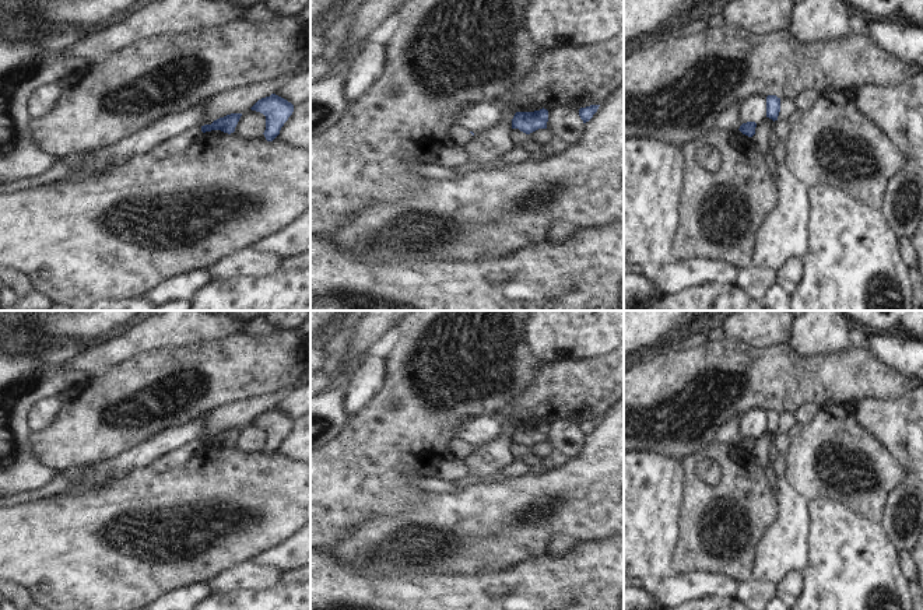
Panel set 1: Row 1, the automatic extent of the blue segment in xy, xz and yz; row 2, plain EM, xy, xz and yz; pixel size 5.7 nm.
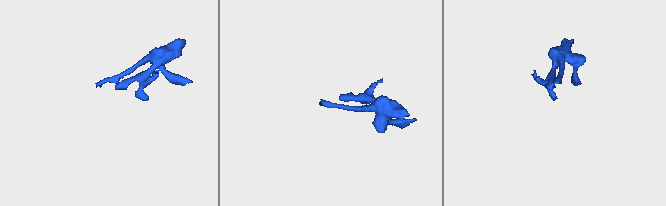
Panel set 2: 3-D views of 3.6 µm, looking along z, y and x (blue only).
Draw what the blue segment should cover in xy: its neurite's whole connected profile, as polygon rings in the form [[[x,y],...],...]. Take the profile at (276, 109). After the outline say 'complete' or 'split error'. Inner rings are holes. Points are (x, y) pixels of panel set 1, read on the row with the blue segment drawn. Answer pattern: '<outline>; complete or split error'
[[[271,94],[270,97],[259,99],[250,109],[266,116],[266,130],[263,134],[267,141],[273,141],[292,115],[294,105],[281,97]]]; complete

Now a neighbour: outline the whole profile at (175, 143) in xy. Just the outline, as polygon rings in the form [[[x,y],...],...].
[[[192,123],[182,129],[180,132],[171,134],[157,144],[154,144],[150,150],[148,154],[157,157],[157,158],[164,158],[171,154],[178,154],[183,151],[197,136],[200,136],[201,126],[199,123]]]

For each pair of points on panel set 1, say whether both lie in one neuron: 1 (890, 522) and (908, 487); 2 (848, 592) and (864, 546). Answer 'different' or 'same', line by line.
1: same
2: same

